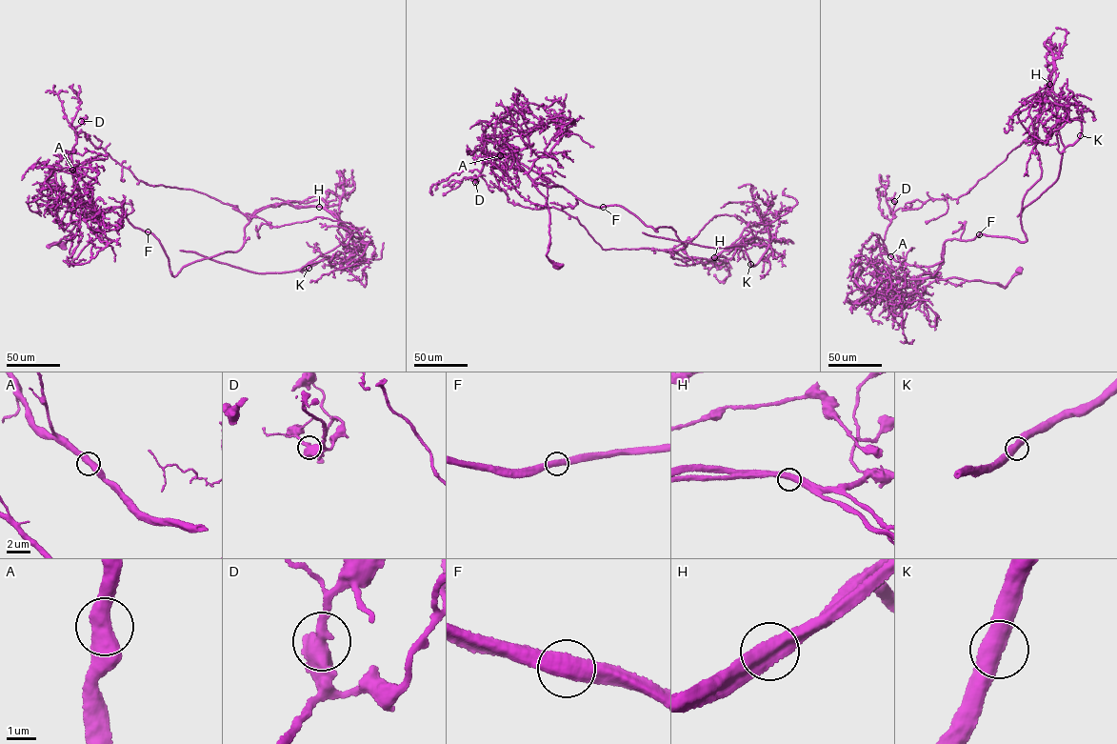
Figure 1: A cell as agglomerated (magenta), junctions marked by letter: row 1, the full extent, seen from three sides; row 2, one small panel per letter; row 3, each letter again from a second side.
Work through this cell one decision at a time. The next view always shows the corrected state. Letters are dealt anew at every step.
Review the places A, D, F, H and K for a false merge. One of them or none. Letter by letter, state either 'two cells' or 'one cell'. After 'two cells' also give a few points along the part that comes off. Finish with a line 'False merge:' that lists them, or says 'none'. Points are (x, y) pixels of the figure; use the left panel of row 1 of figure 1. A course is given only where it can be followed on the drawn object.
A: one cell
D: one cell
F: one cell
H: two cells; foreign part runs (319, 207), (346, 237), (303, 271), (367, 246), (351, 265), (309, 282)
K: one cell
False merge: H

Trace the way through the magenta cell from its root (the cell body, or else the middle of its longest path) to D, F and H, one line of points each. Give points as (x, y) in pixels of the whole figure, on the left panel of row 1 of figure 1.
D: (63, 243), (48, 246), (71, 231), (72, 212), (115, 208), (90, 211), (73, 179), (81, 121)
F: (63, 243), (48, 246), (71, 231), (75, 225), (72, 212), (93, 214), (120, 207), (131, 225), (148, 231)
H: (63, 243), (48, 246), (72, 212), (120, 207), (174, 276), (240, 250), (262, 209), (319, 207)

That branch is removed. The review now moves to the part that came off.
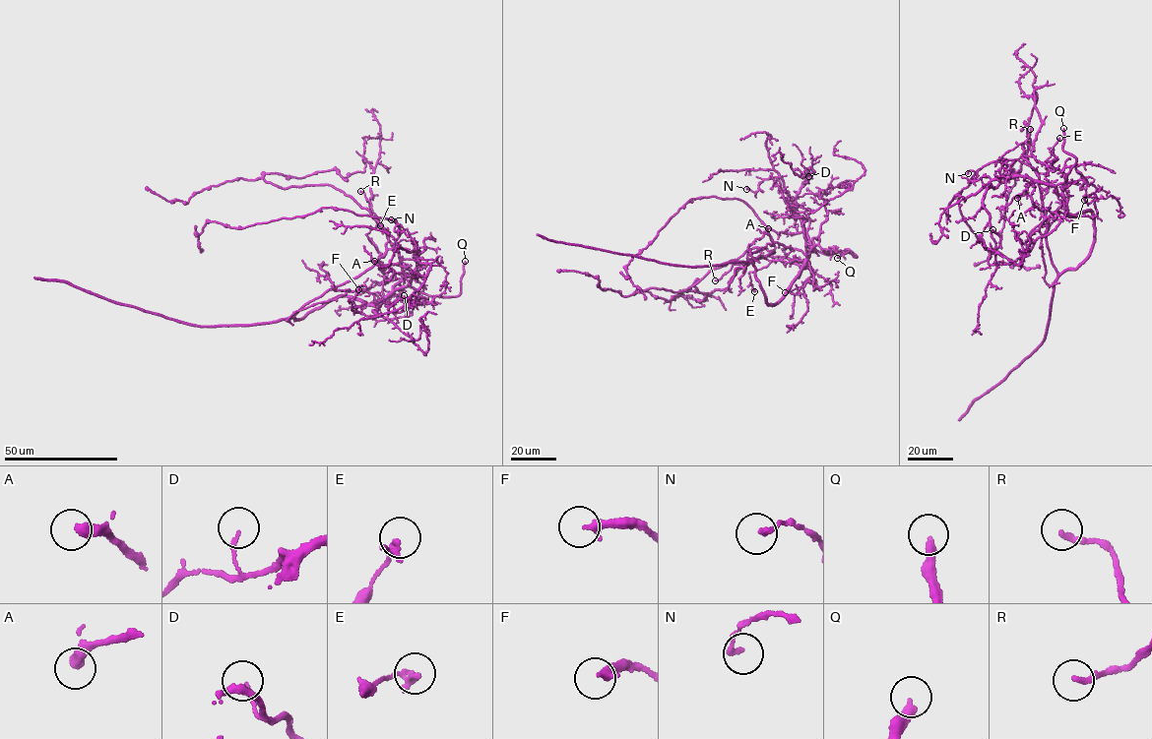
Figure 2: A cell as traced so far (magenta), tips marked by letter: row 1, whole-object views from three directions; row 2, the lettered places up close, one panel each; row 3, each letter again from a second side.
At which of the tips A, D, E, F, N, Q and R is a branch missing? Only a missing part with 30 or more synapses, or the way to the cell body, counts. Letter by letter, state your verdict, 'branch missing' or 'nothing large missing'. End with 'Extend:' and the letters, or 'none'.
A: branch missing
D: nothing large missing
E: nothing large missing
F: nothing large missing
N: nothing large missing
Q: branch missing
R: nothing large missing
Extend: A, Q

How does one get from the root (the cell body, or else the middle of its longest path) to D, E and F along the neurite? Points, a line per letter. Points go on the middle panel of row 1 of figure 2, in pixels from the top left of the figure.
D: (754, 267), (767, 302), (772, 305), (803, 267), (811, 248), (796, 198), (808, 170), (814, 170), (808, 176)
E: (754, 267), (767, 302), (772, 305), (782, 297), (806, 260), (773, 260), (749, 272), (754, 291)
F: (754, 267), (767, 302), (772, 305), (782, 297), (805, 260), (816, 283), (804, 284), (805, 296), (785, 292)

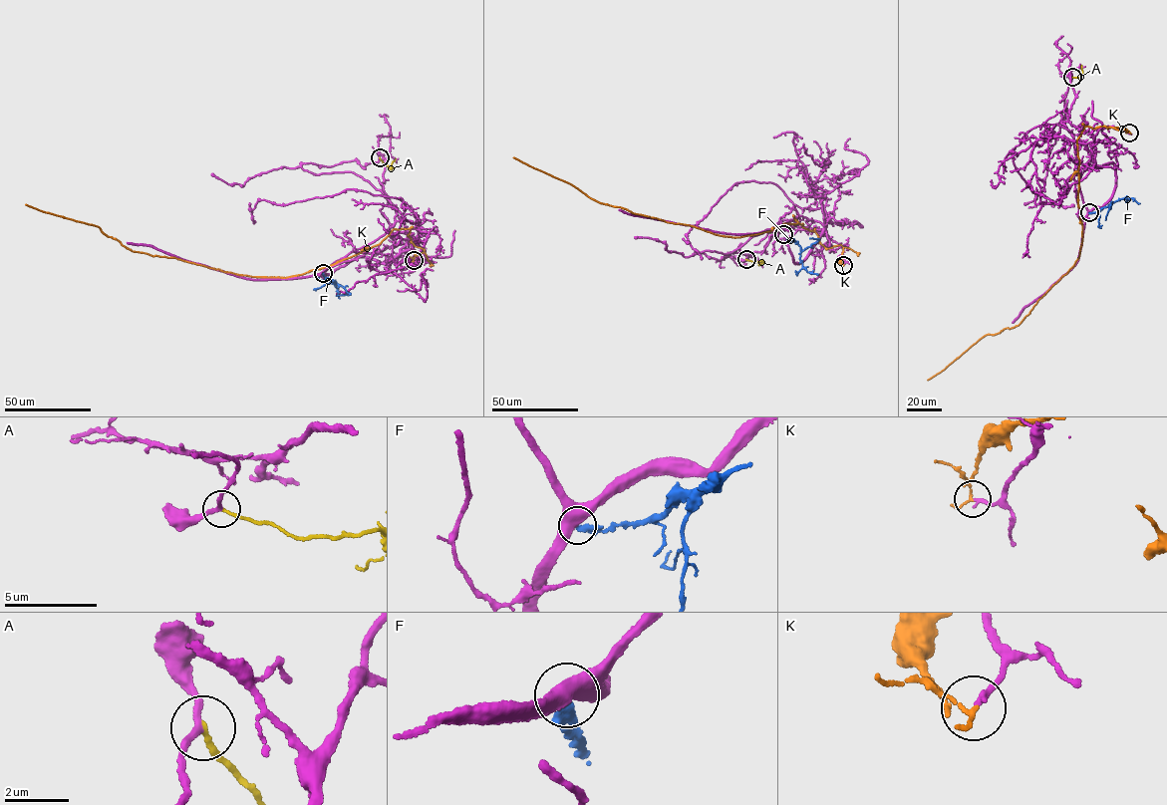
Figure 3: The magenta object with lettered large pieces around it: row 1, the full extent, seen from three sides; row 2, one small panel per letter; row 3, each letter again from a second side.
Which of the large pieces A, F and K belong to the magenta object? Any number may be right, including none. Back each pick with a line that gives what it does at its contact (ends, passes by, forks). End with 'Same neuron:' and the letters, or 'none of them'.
Same neuron: none of them

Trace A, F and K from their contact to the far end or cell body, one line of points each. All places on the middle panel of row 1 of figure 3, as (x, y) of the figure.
A: (746, 259), (760, 261), (758, 265)
F: (783, 234), (800, 246), (802, 266), (808, 272), (818, 274)
K: (843, 265), (842, 246), (824, 247), (803, 223), (726, 236), (599, 202), (568, 182), (513, 157)

